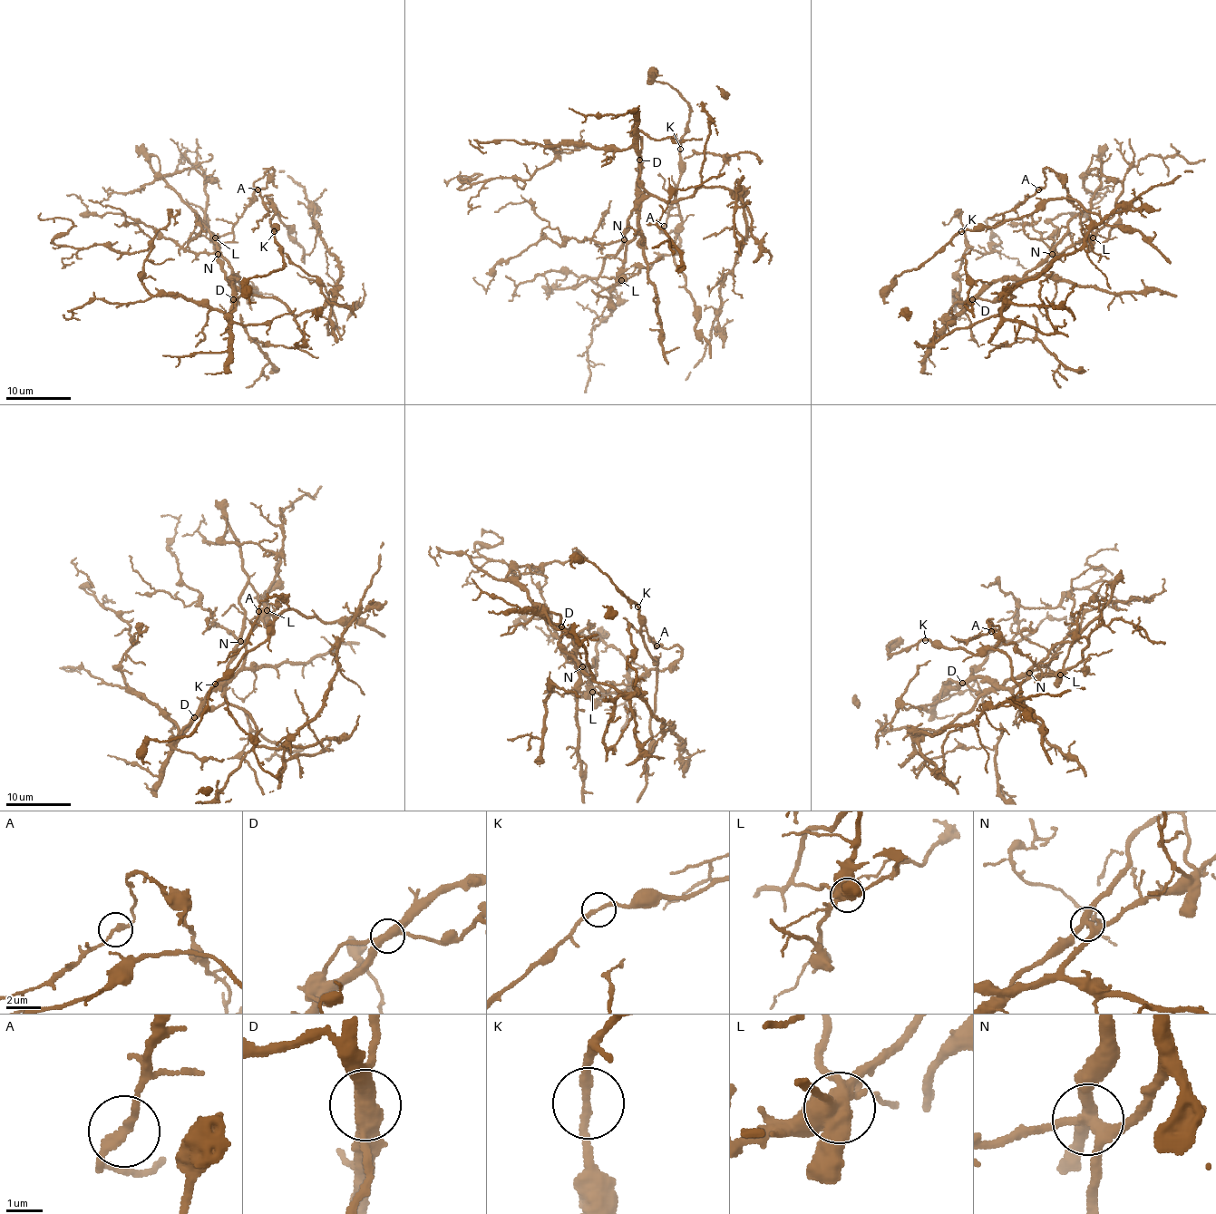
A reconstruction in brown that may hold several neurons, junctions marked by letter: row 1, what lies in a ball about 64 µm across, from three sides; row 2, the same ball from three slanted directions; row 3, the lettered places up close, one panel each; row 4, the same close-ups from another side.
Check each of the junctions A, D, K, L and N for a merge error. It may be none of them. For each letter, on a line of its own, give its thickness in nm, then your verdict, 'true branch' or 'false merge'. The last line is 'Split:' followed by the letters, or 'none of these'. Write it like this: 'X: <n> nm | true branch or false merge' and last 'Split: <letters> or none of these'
A: 260 nm | true branch
D: 400 nm | false merge
K: 220 nm | true branch
L: 600 nm | false merge
N: 380 nm | false merge
Split: D, L, N

